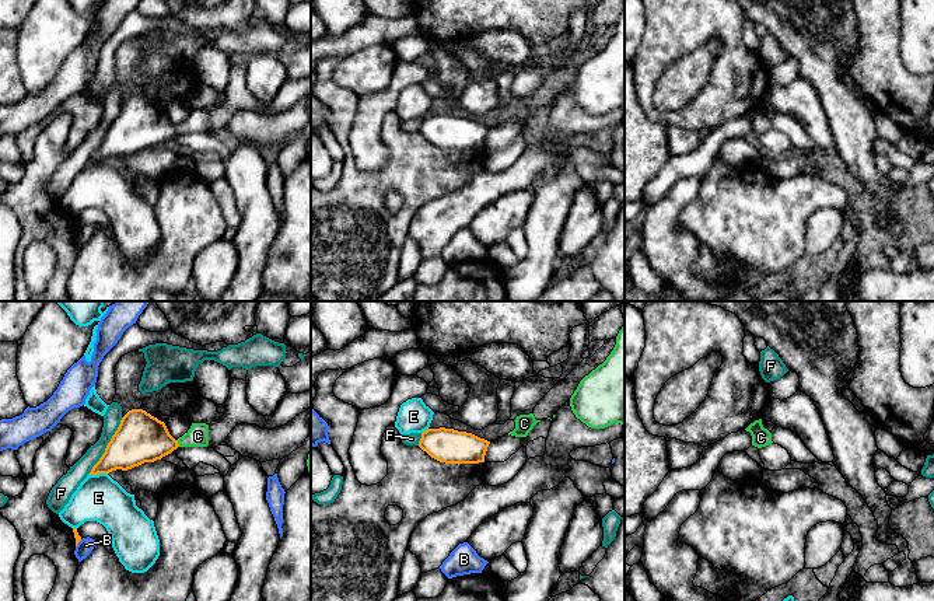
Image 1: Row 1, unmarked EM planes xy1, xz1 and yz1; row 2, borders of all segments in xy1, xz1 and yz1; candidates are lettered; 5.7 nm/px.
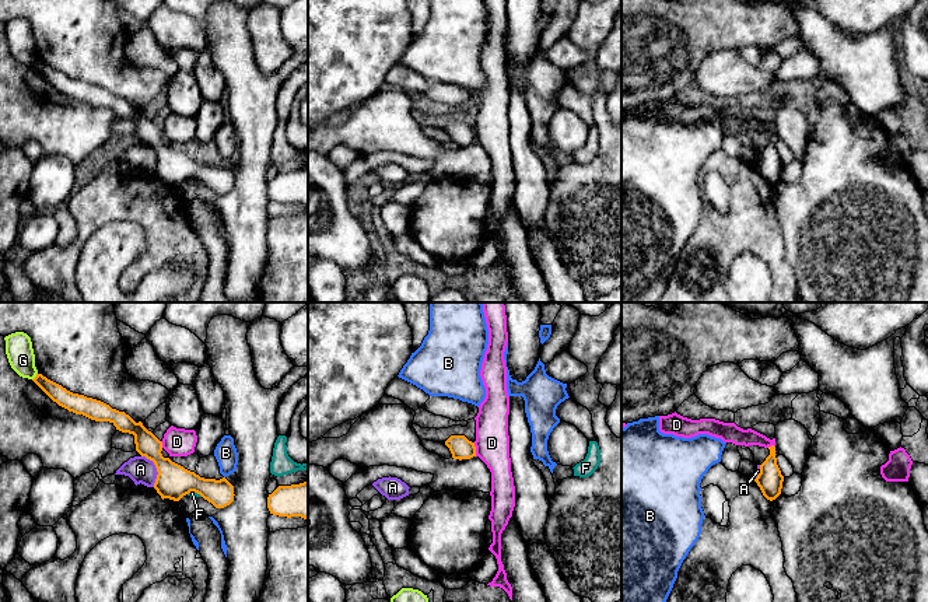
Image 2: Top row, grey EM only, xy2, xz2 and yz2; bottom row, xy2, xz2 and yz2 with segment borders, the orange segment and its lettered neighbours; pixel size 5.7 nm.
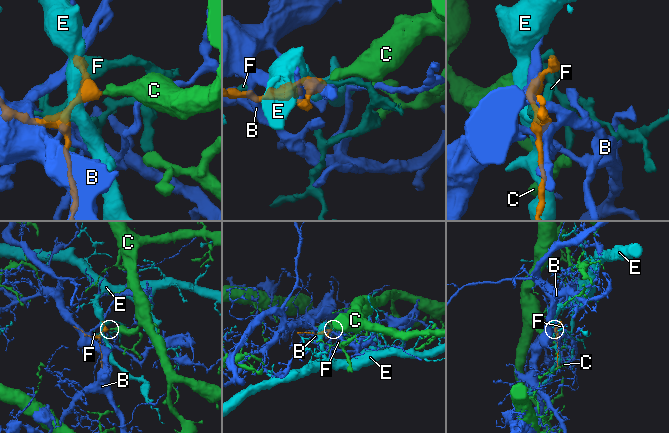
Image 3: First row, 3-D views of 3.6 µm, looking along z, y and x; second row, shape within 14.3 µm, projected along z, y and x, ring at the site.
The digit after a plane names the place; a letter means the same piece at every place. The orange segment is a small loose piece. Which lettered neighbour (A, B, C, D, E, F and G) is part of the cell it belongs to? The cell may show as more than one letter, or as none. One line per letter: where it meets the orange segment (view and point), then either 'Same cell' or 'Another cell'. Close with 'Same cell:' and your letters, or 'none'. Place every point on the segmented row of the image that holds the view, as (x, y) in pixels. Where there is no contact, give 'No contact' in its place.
A: Touches orange at xy2 (157, 469). Another cell
B: Touches orange at xy1 (77, 542). Another cell
C: Touches orange at xy1 (177, 443). Same cell
D: Touches orange at xz2 (475, 450). Another cell
E: Touches orange at xy1 (97, 474). Another cell
F: Touches orange at xy1 (107, 446). Another cell
G: Touches orange at xy2 (35, 377). Another cell
Same cell: C

